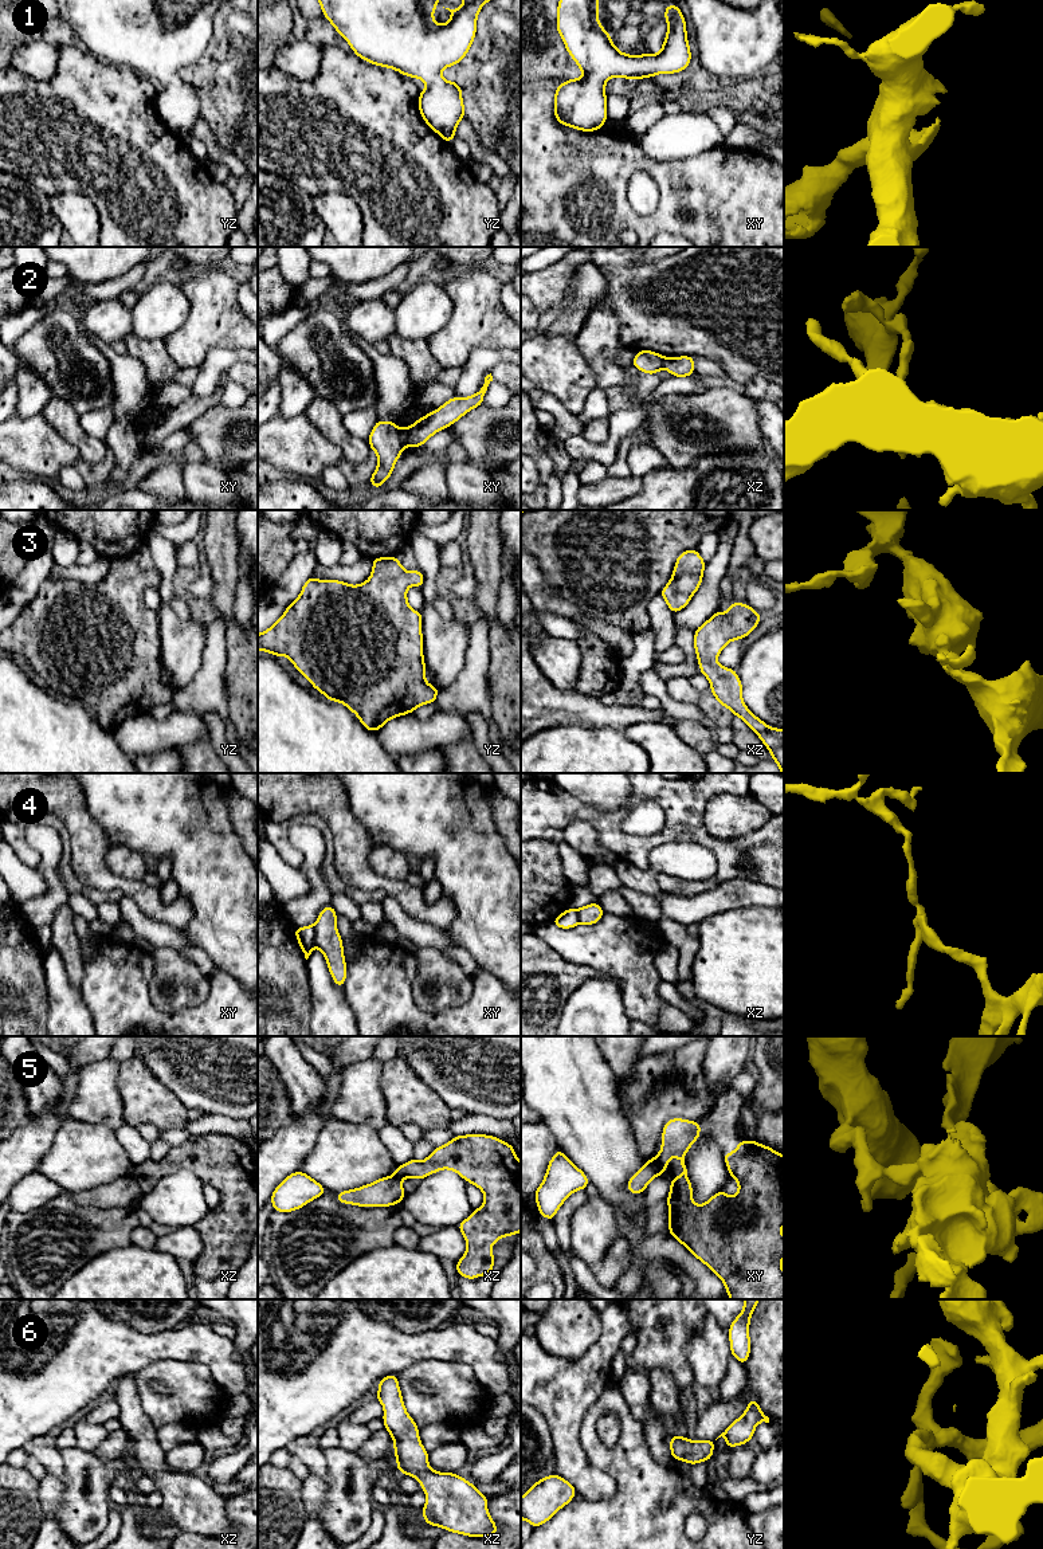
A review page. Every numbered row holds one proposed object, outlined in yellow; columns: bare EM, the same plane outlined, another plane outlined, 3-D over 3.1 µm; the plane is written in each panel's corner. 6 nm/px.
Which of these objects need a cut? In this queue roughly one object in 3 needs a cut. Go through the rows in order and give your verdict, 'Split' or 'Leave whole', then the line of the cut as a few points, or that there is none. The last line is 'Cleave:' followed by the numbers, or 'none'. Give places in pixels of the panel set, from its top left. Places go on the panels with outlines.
1: Leave whole. No split
2: Split. Split along xy (399, 430), (399, 436), (406, 444)
3: Leave whole. No split
4: Split. Split along xy (313, 926), (316, 944)
5: Split. Split along xy (654, 1159), (663, 1173)
6: Leave whole. No split
Cleave: 2, 4, 5

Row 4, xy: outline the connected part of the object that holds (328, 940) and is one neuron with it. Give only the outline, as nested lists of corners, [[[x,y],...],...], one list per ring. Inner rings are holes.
[[[332,905],[325,906],[319,911],[318,919],[314,923],[314,944],[324,953],[334,984],[344,988],[346,980],[346,962],[342,940],[336,925],[337,915]]]

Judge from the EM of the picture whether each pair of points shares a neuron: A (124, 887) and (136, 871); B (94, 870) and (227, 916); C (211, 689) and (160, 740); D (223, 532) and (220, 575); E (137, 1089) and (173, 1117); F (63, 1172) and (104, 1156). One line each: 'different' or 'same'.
A: different
B: different
C: different
D: same
E: same
F: same

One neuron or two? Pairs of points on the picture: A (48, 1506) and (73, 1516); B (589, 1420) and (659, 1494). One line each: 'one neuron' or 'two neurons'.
A: two neurons
B: one neuron

